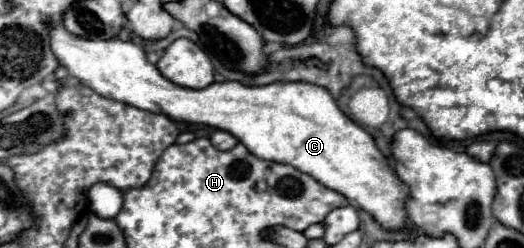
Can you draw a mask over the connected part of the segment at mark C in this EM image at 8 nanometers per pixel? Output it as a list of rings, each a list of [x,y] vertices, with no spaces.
[[[47,23],[49,39],[51,39],[51,51],[55,53],[57,61],[63,63],[63,67],[69,71],[71,77],[75,77],[79,83],[91,87],[103,97],[151,111],[151,113],[163,113],[173,121],[187,121],[187,123],[203,123],[211,125],[215,129],[223,129],[233,133],[253,155],[277,161],[285,165],[293,165],[295,169],[301,169],[303,173],[309,173],[317,181],[321,181],[325,187],[345,195],[351,203],[355,199],[357,207],[369,213],[385,231],[405,231],[407,229],[407,213],[405,213],[405,201],[409,197],[409,187],[395,175],[393,167],[389,165],[387,157],[377,149],[373,137],[361,129],[355,121],[351,121],[335,103],[331,93],[327,89],[321,89],[317,85],[305,85],[305,83],[277,83],[277,85],[263,85],[263,87],[249,87],[237,81],[223,81],[223,83],[211,83],[205,89],[185,89],[169,79],[165,79],[155,65],[151,65],[145,57],[145,51],[141,45],[135,45],[131,41],[123,41],[119,37],[111,39],[87,39],[81,35],[75,35],[67,31],[59,23]]]

